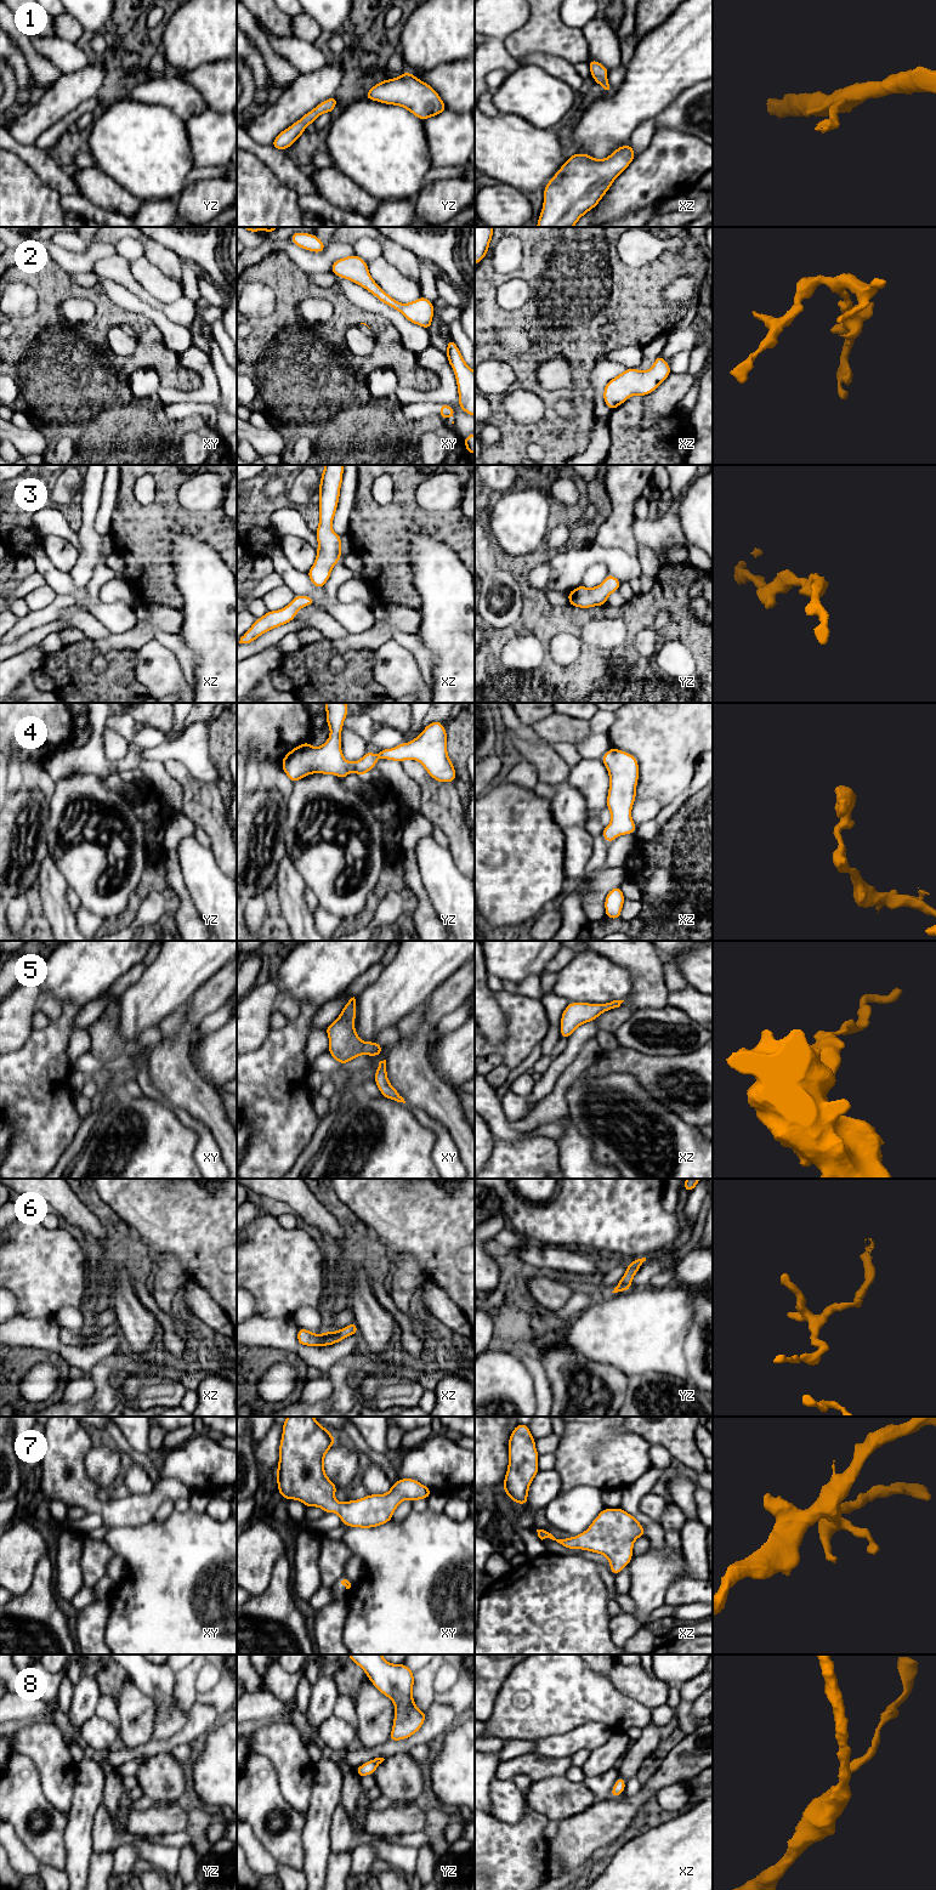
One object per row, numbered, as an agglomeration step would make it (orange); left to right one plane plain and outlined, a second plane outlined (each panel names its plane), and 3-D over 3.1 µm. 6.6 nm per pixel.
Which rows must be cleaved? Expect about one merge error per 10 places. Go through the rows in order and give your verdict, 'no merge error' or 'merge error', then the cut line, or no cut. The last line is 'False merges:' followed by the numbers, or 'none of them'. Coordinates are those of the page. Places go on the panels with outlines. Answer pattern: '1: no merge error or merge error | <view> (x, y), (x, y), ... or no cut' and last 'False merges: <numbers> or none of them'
1: no merge error | no cut
2: no merge error | no cut
3: no merge error | no cut
4: no merge error | no cut
5: no merge error | no cut
6: no merge error | no cut
7: no merge error | no cut
8: no merge error | no cut
False merges: none of them

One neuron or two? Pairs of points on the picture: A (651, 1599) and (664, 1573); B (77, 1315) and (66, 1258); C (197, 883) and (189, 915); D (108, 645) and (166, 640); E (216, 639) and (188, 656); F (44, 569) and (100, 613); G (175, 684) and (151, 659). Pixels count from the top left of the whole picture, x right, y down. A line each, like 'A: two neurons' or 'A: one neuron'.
A: one neuron
B: two neurons
C: two neurons
D: two neurons
E: two neurons
F: one neuron
G: one neuron

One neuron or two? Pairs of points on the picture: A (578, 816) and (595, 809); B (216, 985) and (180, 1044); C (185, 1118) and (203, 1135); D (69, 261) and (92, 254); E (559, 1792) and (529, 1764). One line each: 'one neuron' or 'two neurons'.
A: two neurons
B: one neuron
C: one neuron
D: one neuron
E: two neurons

